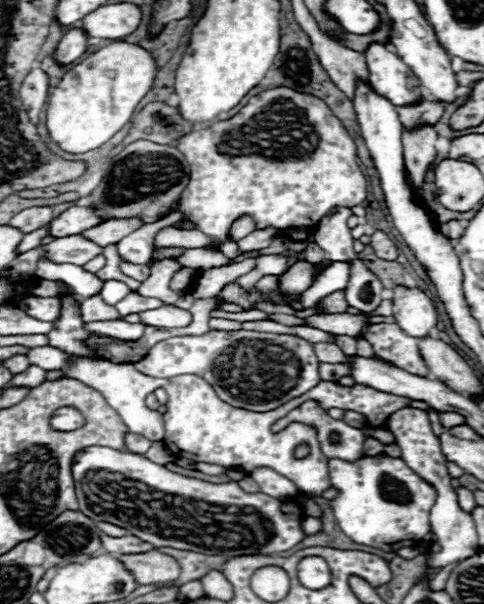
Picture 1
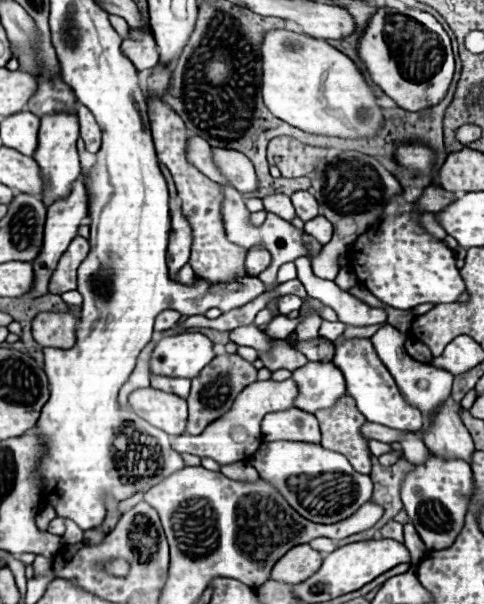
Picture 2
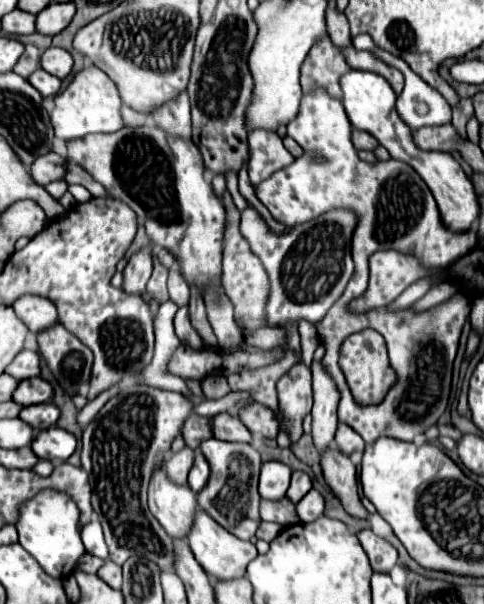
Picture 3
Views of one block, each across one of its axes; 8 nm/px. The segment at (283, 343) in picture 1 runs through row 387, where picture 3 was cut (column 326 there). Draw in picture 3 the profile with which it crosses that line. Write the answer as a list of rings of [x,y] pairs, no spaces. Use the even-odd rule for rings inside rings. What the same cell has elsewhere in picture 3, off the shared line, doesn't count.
[[[248,206],[242,212],[240,232],[246,238],[246,242],[250,244],[250,250],[254,252],[254,256],[260,258],[260,262],[268,274],[268,282],[270,282],[270,294],[268,294],[268,300],[264,306],[264,324],[266,326],[276,328],[276,326],[286,326],[286,324],[298,324],[300,320],[308,320],[308,322],[316,324],[326,316],[326,312],[342,296],[342,292],[346,290],[346,286],[350,282],[350,276],[354,274],[354,262],[352,262],[350,250],[352,250],[352,236],[354,236],[356,224],[358,224],[358,214],[354,210],[334,208],[304,224],[296,224],[296,226],[288,228],[288,232],[284,232],[284,234],[276,234],[254,208]]]

